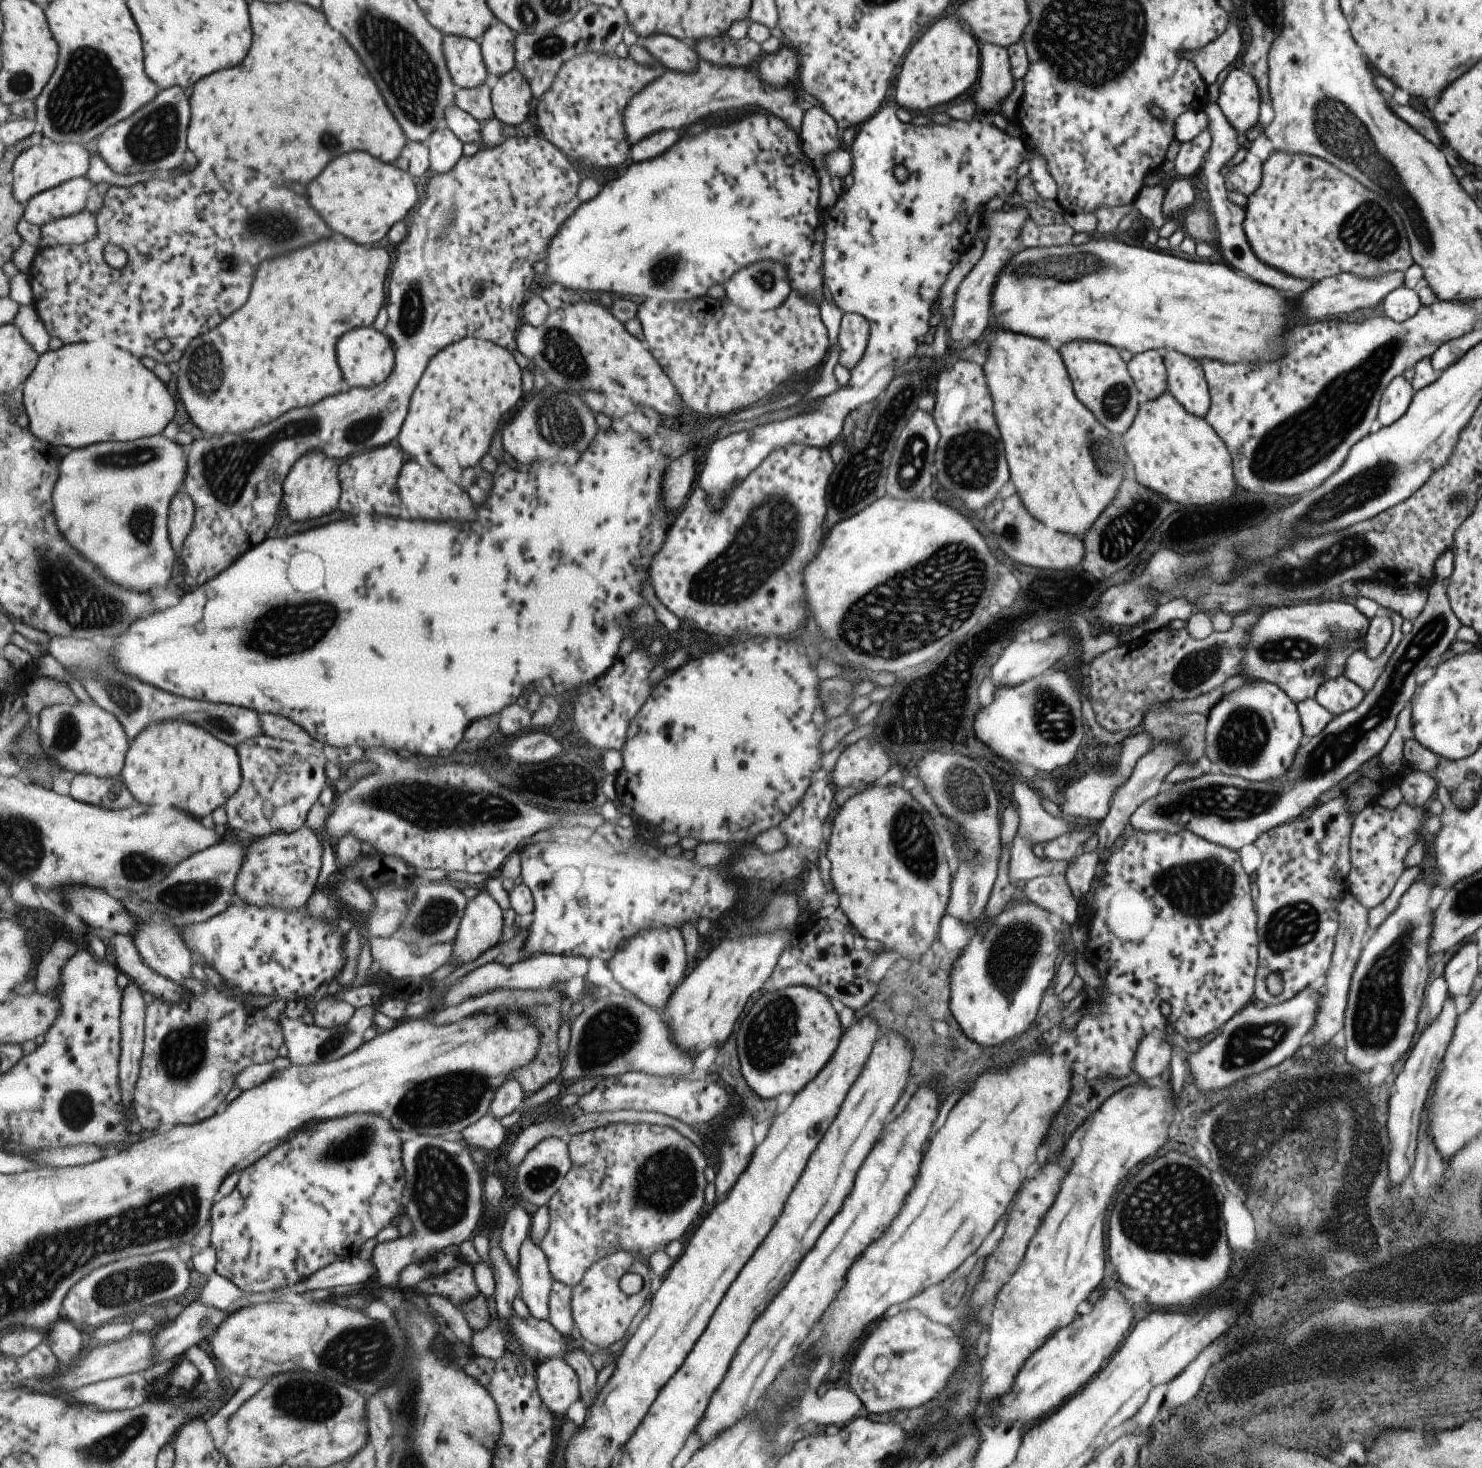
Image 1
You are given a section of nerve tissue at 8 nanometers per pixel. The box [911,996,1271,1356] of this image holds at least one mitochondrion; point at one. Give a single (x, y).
(1182, 1221)

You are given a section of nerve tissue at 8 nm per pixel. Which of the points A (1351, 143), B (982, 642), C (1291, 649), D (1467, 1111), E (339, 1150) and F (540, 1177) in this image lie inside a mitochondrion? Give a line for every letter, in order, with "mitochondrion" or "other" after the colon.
A: mitochondrion
B: mitochondrion
C: mitochondrion
D: other
E: mitochondrion
F: mitochondrion

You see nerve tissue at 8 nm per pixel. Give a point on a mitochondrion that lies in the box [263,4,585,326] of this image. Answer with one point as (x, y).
(412, 80)

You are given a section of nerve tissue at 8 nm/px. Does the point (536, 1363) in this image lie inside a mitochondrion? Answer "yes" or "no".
no

